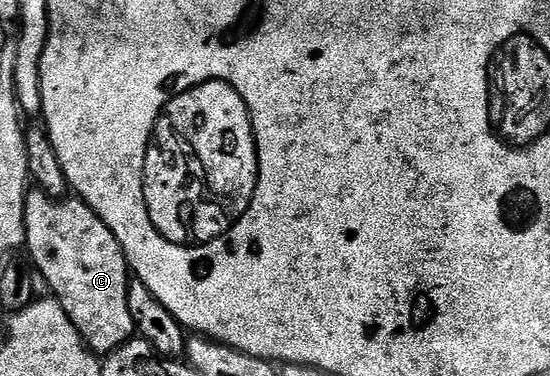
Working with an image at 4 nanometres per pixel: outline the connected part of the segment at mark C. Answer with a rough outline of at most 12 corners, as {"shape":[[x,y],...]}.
{"shape":[[26,196],[24,248],[87,348],[135,333],[131,270],[87,203]]}

